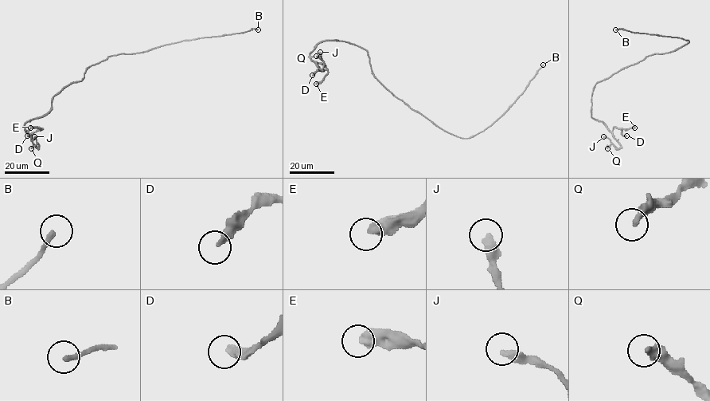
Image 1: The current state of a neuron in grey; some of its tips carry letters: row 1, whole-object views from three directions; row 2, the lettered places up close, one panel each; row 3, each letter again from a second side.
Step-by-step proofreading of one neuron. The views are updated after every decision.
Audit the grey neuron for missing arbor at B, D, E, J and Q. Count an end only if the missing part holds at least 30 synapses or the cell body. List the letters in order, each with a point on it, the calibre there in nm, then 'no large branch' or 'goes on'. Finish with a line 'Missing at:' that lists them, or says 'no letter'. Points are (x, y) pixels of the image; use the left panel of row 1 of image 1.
B: place (258, 29); calibre 220 nm; goes on
D: place (27, 135); calibre 340 nm; no large branch
E: place (30, 127); calibre 500 nm; no large branch
J: place (34, 136); calibre 360 nm; no large branch
Q: place (31, 148); calibre 380 nm; no large branch
Missing at: B

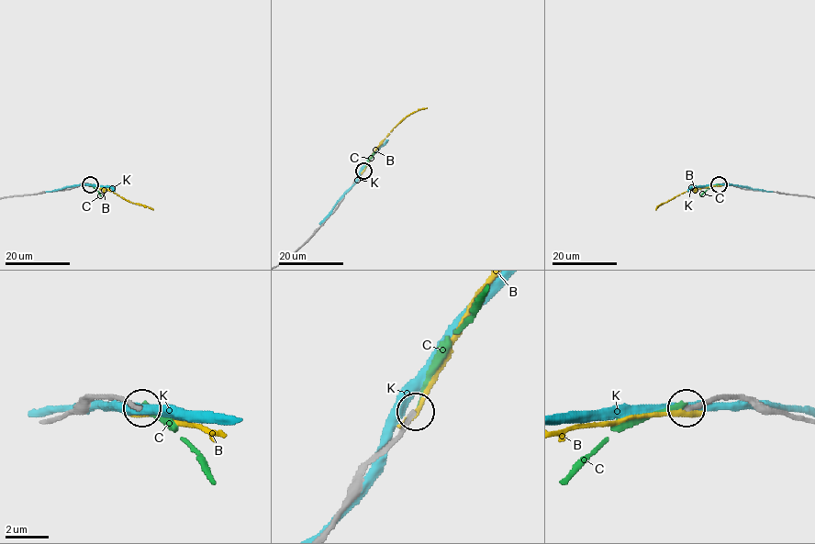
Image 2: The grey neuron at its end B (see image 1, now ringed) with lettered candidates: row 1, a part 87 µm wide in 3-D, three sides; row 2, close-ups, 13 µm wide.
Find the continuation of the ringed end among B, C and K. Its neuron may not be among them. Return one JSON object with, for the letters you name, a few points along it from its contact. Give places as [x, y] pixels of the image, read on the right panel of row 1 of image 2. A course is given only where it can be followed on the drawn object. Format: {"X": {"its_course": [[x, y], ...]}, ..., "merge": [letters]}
{"merge": []}

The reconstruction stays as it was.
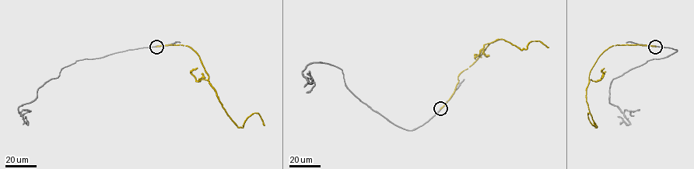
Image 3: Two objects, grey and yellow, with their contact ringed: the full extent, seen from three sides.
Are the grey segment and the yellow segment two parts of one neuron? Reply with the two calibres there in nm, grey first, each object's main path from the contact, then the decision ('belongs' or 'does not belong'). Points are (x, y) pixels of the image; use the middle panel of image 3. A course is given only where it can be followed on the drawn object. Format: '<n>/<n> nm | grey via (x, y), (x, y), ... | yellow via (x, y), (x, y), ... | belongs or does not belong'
360/160 nm | grey via (440, 108), (422, 125), (404, 129), (361, 101), (341, 70), (310, 63), (303, 75), (310, 82), (309, 71) | yellow via (440, 108), (453, 93), (457, 76), (489, 44), (503, 40), (521, 50), (530, 42), (540, 41), (548, 47) | does not belong

